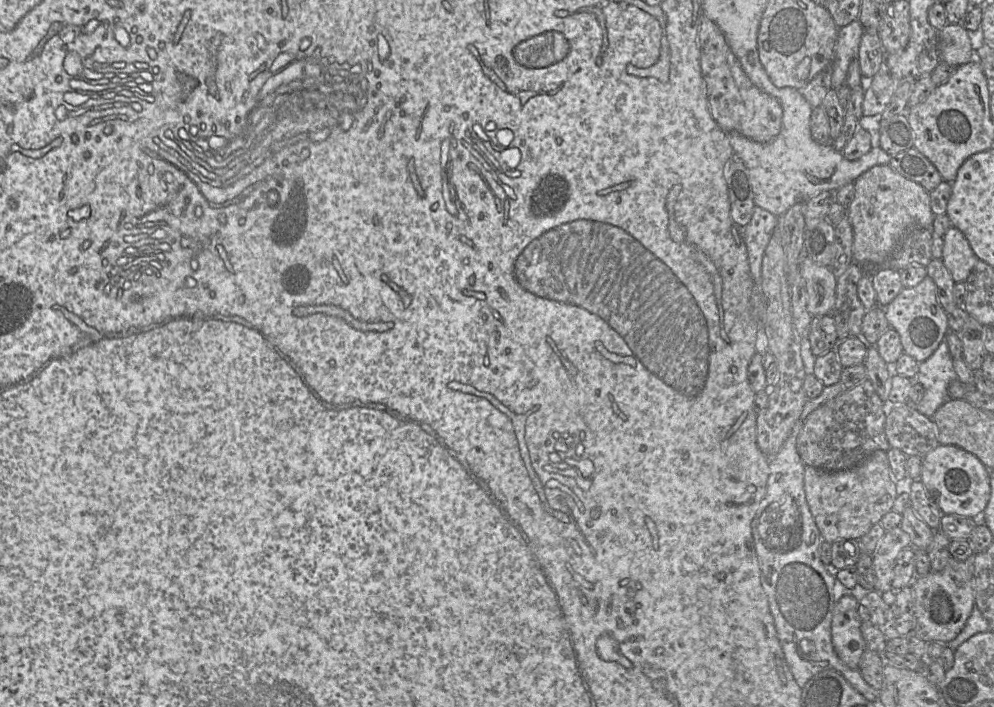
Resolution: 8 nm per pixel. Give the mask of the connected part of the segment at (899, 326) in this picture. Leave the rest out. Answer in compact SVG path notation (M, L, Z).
M928 276L915 287L904 287L884 307L884 313L890 328L899 334L904 352L918 363L925 361L934 353L940 343L945 340L949 329L946 312L937 299L935 283Z

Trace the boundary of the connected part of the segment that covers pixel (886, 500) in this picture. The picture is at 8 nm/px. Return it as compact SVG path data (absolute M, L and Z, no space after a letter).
M880 449L848 470L827 471L806 466L804 489L822 539L830 543L839 539L859 540L892 510L897 497L897 482L892 476L887 452Z

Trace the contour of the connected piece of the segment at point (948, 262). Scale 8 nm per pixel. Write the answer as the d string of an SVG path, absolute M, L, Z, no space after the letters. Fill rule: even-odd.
M951 226L943 236L942 261L955 283L964 283L977 263L978 257L973 252L965 235Z

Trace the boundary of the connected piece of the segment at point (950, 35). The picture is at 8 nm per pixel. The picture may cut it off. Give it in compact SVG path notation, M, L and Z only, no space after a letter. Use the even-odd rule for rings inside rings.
M947 23L938 31L940 62L959 67L975 58L968 31L961 25Z

